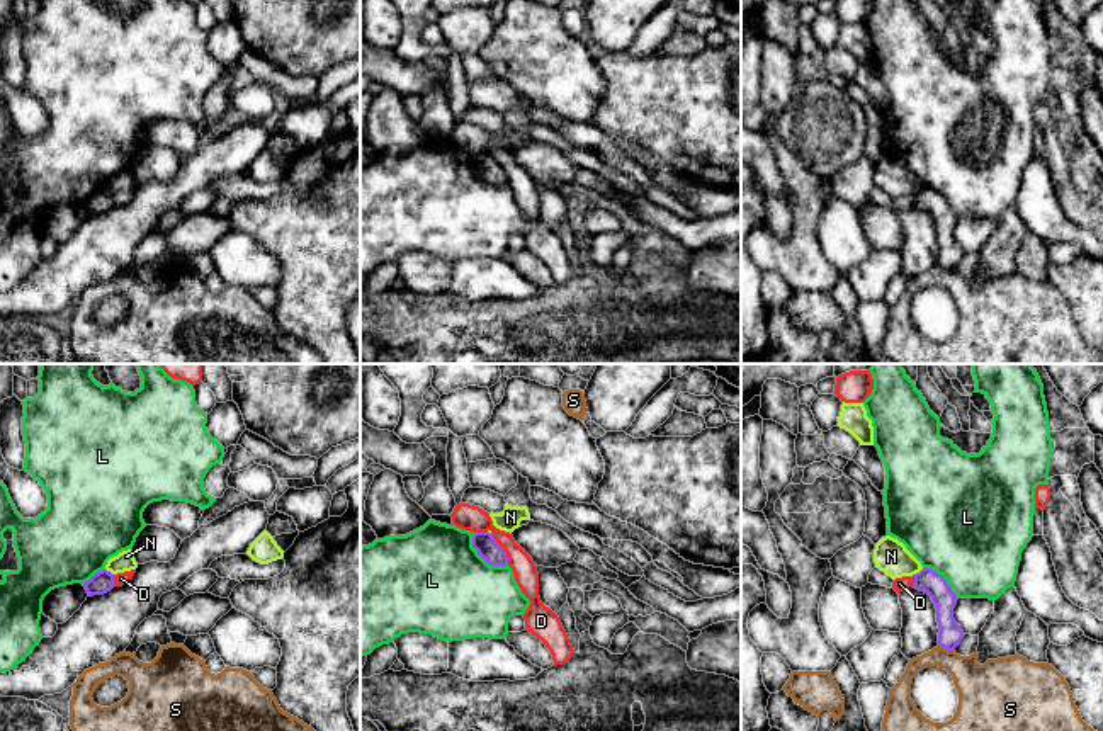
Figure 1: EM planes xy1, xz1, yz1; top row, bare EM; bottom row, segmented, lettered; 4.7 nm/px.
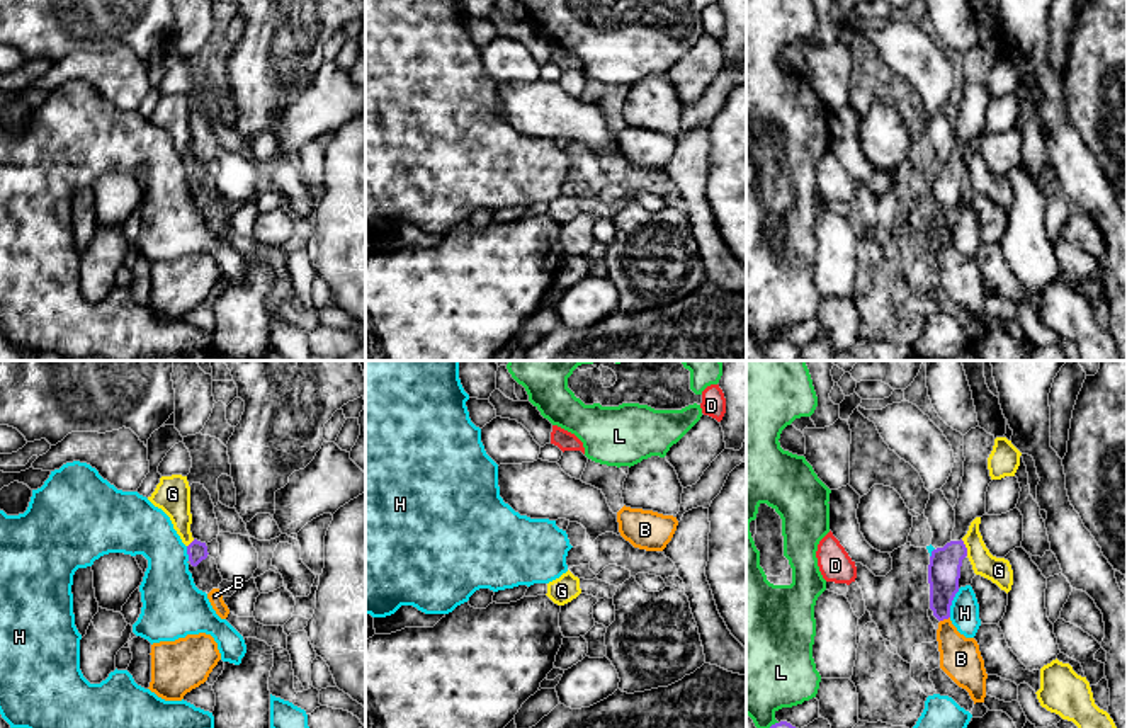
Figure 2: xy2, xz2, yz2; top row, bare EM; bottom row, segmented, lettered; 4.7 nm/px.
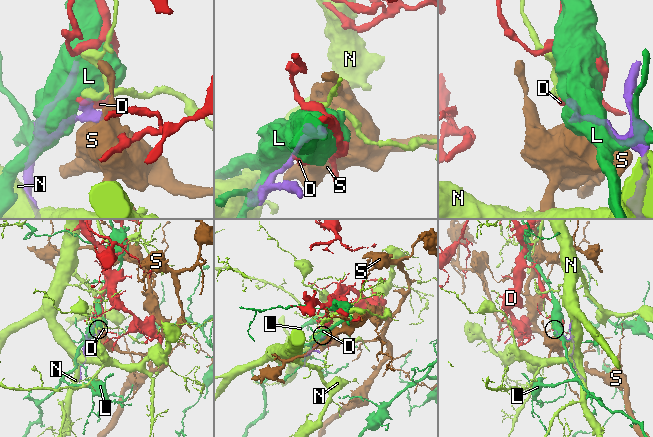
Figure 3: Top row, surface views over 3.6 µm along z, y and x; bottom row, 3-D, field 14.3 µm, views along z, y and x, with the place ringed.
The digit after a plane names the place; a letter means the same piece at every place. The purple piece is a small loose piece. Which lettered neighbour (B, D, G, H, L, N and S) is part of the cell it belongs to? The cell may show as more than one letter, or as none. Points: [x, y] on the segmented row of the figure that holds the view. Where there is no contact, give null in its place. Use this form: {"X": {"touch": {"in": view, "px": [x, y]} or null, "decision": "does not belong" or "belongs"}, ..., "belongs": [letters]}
{"B": {"touch": {"in": "yz2", "px": [944, 618]}, "decision": "does not belong"}, "D": {"touch": {"in": "xz1", "px": [502, 548]}, "decision": "does not belong"}, "G": {"touch": {"in": "yz2", "px": [966, 548]}, "decision": "does not belong"}, "H": {"touch": {"in": "yz2", "px": [951, 602]}, "decision": "does not belong"}, "L": {"touch": {"in": "xz1", "px": [483, 558]}, "decision": "does not belong"}, "N": {"touch": {"in": "yz1", "px": [920, 572]}, "decision": "does not belong"}, "S": {"touch": {"in": "yz1", "px": [945, 648]}, "decision": "does not belong"}, "belongs": []}

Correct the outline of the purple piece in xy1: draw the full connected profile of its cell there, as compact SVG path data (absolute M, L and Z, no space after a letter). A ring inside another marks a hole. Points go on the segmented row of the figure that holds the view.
M102 570L95 573L88 581L85 581L83 586L88 597L104 595L116 586L114 575L107 570Z

